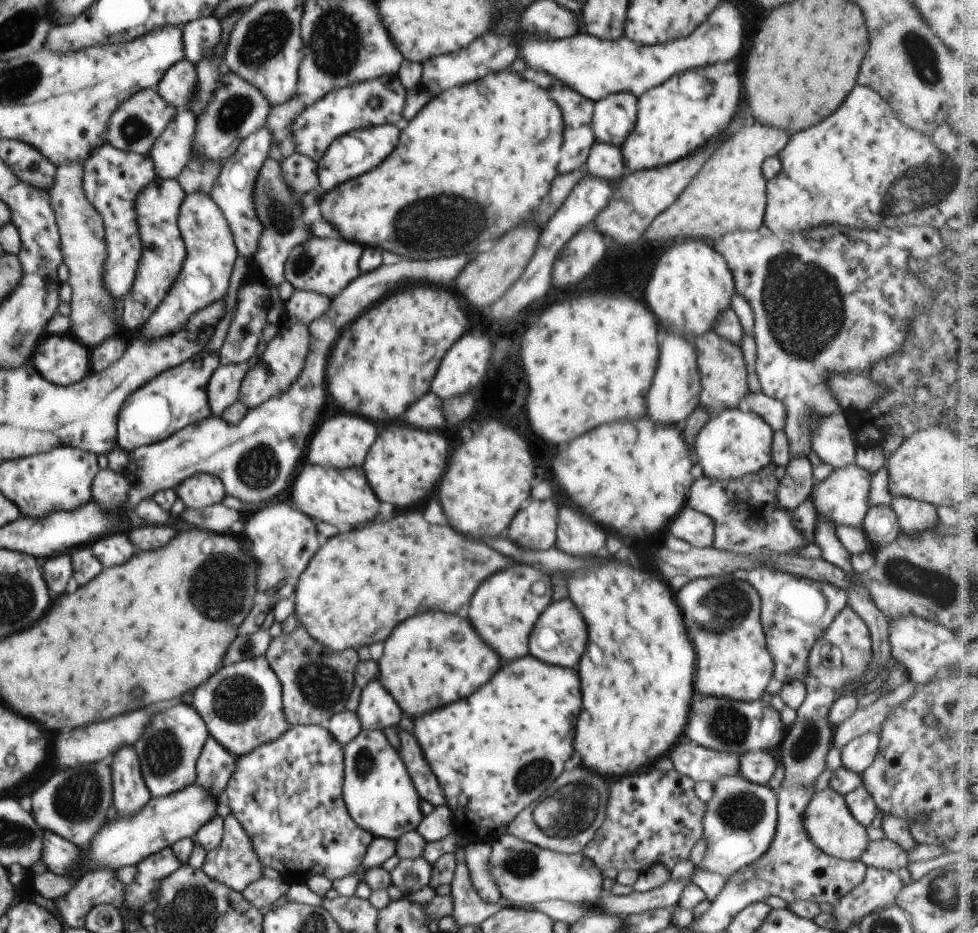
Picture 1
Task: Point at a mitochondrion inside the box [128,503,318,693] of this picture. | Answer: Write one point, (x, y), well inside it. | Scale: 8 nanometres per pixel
(218, 589)

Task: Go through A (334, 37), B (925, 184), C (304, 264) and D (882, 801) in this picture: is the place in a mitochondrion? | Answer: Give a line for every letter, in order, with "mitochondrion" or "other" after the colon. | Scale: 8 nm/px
A: mitochondrion
B: mitochondrion
C: mitochondrion
D: other

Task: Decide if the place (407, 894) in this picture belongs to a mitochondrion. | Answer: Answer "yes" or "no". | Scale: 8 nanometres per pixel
no

